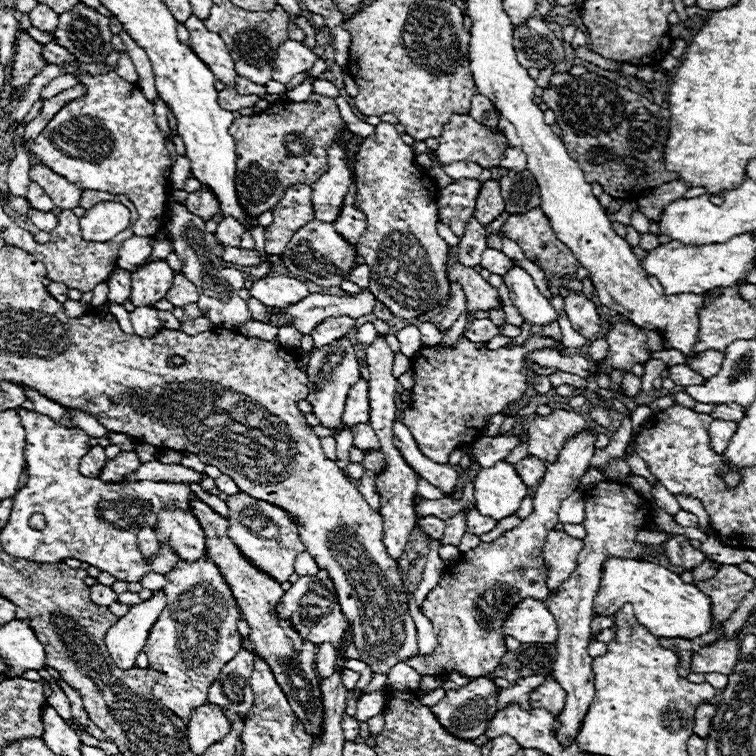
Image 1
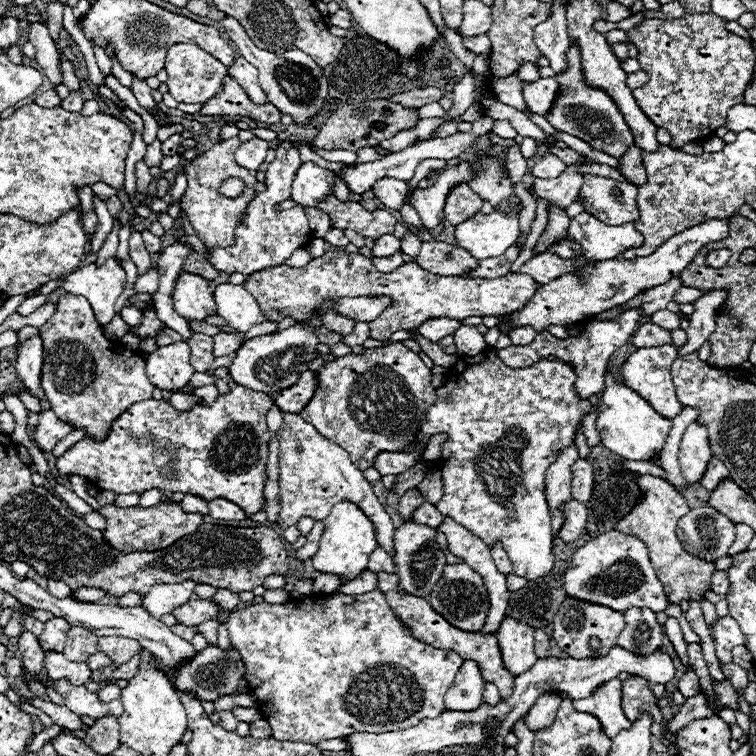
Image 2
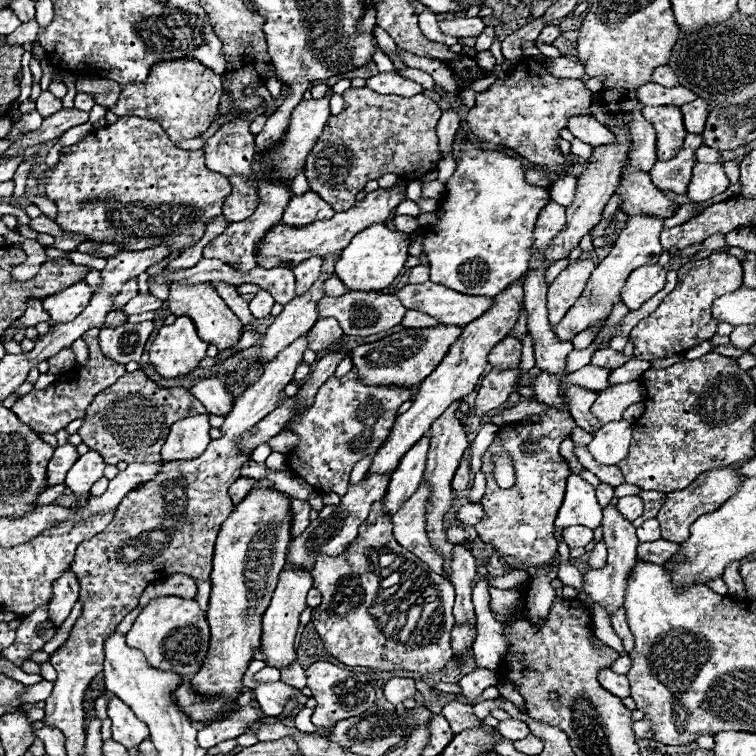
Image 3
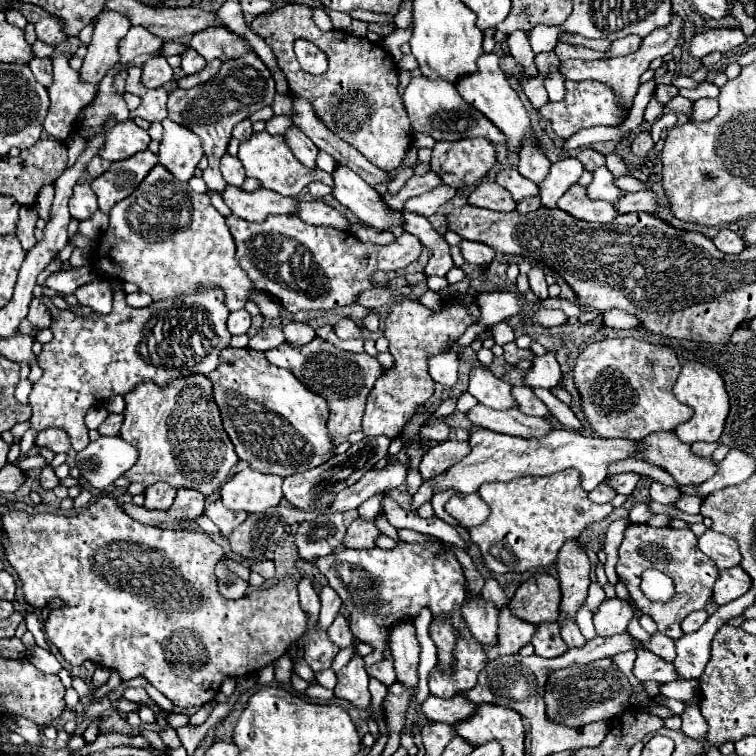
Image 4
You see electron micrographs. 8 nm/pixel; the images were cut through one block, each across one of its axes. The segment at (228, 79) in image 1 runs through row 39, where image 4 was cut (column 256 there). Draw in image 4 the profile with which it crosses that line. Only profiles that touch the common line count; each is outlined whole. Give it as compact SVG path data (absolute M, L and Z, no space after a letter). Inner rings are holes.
M226 186L222 198L234 216L248 222L262 222L270 214L292 214L296 208L294 198L280 196L264 188L246 192L238 186Z

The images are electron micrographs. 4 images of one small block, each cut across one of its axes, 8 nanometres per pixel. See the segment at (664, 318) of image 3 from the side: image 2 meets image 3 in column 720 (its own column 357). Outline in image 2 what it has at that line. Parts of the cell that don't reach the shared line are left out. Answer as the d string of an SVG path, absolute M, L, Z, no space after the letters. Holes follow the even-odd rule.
M334 250L334 252L326 252L320 258L314 258L310 264L302 266L302 268L290 268L290 266L270 266L266 270L260 270L256 274L250 274L246 278L246 290L250 290L250 294L254 294L260 312L272 320L272 322L280 322L284 316L292 316L294 320L302 320L308 318L312 310L316 310L320 306L322 300L326 298L342 298L342 296L390 296L394 300L394 306L390 306L390 310L386 310L386 314L382 314L382 318L376 318L374 322L370 322L370 336L374 340L388 340L396 330L412 330L418 328L422 322L430 320L430 318L454 318L454 320L462 320L468 316L510 316L512 312L522 310L528 300L536 294L538 290L538 282L534 282L534 278L530 278L528 274L506 274L502 278L460 278L460 276L440 276L440 274L430 274L422 268L418 268L414 262L408 262L404 266L400 266L398 270L384 274L378 272L372 264L370 258L364 258L362 254L348 254L344 250Z

